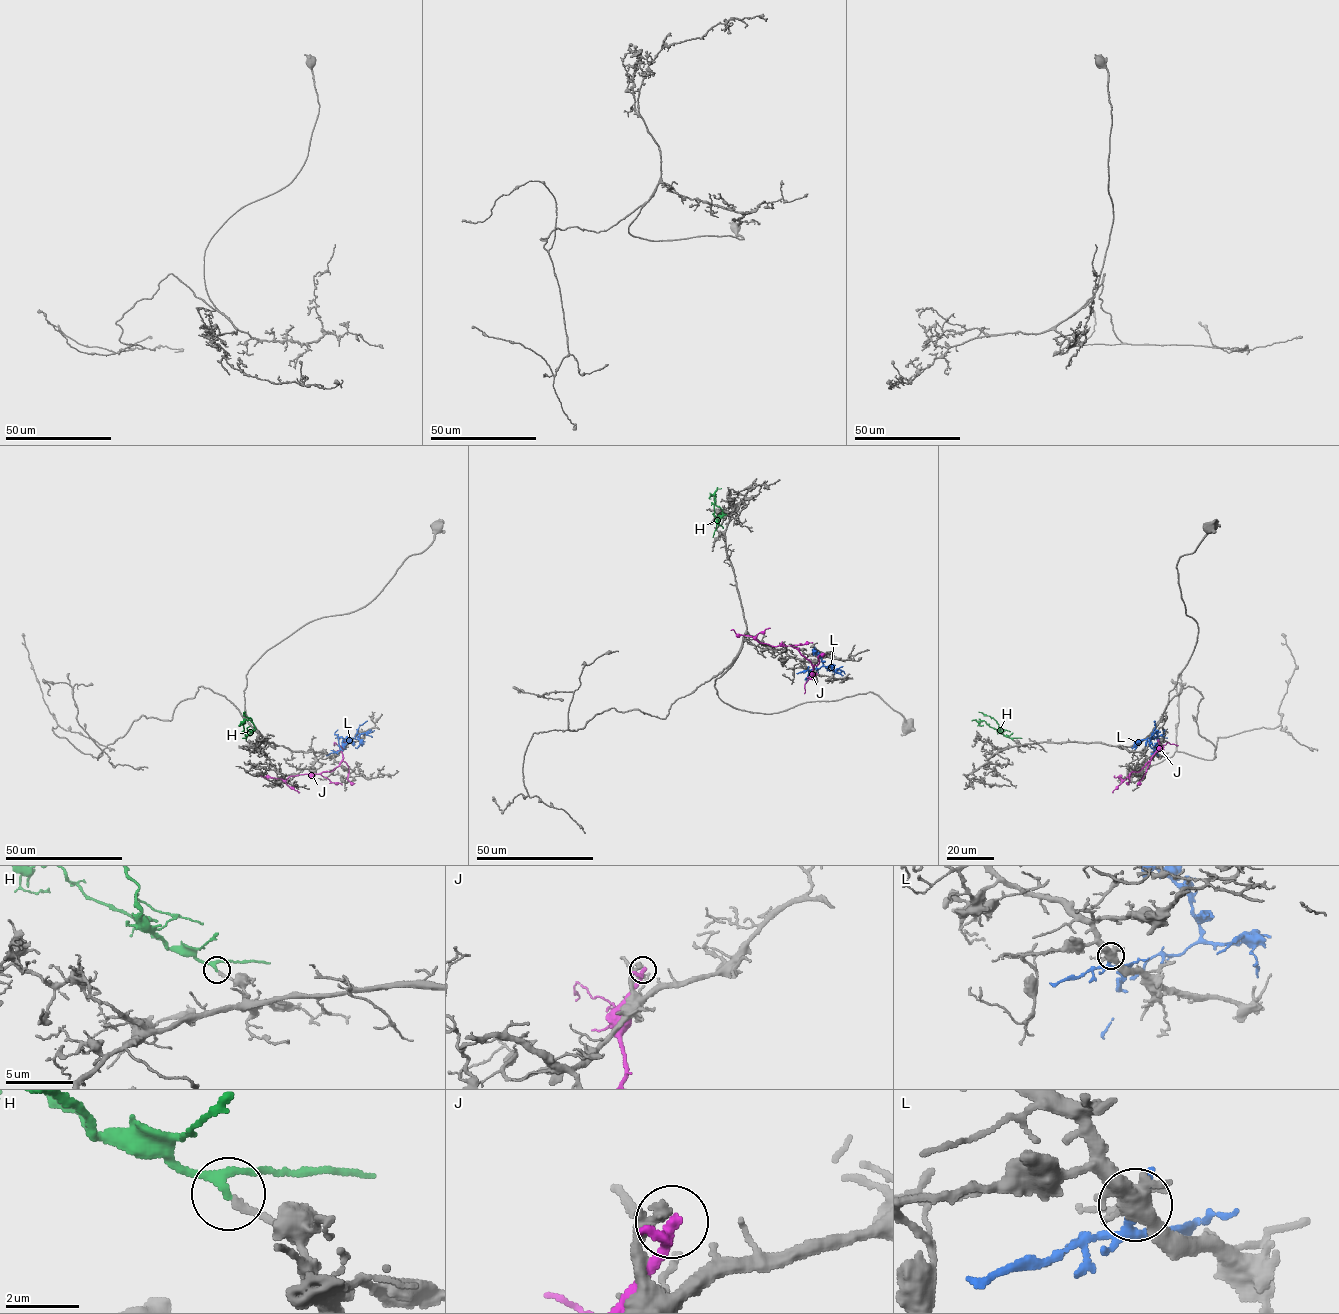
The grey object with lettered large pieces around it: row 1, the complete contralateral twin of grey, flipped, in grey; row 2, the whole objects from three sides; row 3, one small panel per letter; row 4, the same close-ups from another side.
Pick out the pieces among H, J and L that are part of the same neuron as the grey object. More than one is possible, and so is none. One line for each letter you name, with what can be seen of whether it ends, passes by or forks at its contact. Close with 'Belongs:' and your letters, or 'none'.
H: it passes by
Belongs: H

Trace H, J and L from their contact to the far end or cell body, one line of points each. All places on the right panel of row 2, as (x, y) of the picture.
H: (1012, 739), (1004, 736), (994, 719), (978, 712)
J: (1158, 740), (1157, 751), (1137, 772), (1132, 772), (1124, 780), (1114, 776)
L: (1153, 753), (1157, 738), (1150, 738), (1158, 730)

